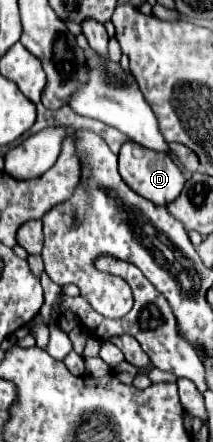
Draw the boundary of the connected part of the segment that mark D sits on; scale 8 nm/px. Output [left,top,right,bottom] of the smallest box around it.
[119,140,185,204]

